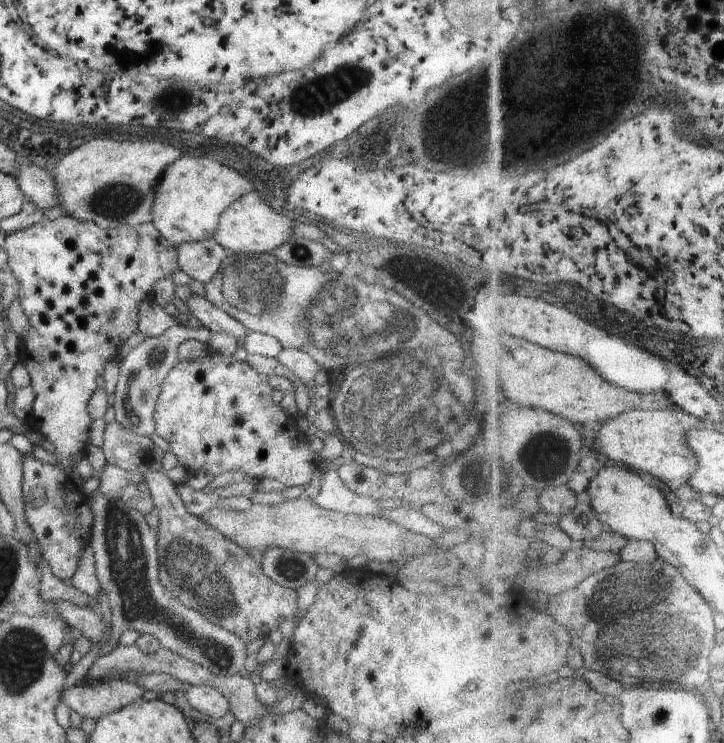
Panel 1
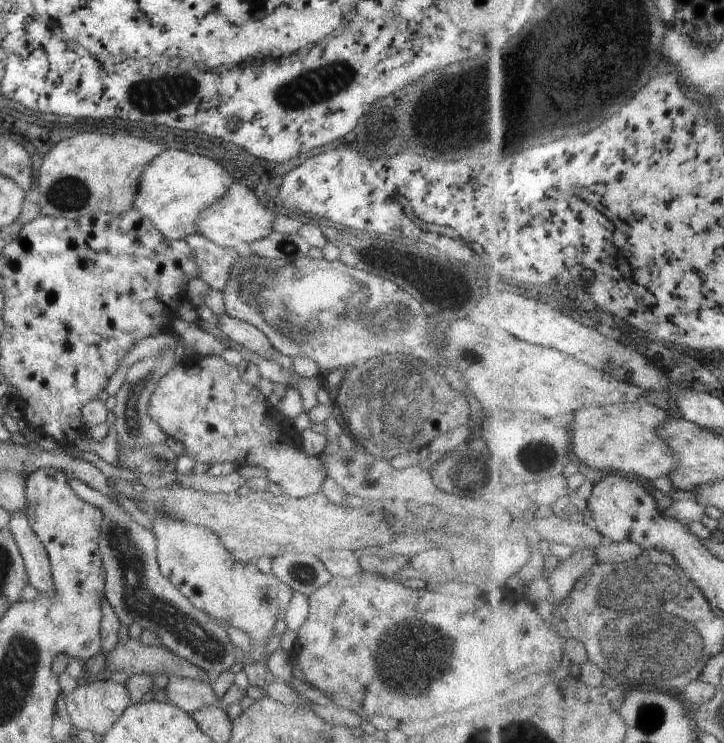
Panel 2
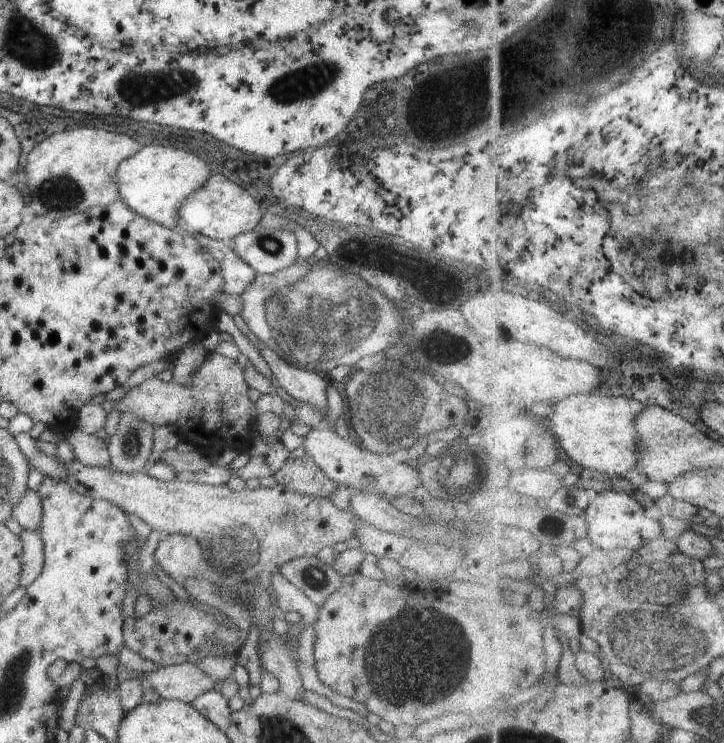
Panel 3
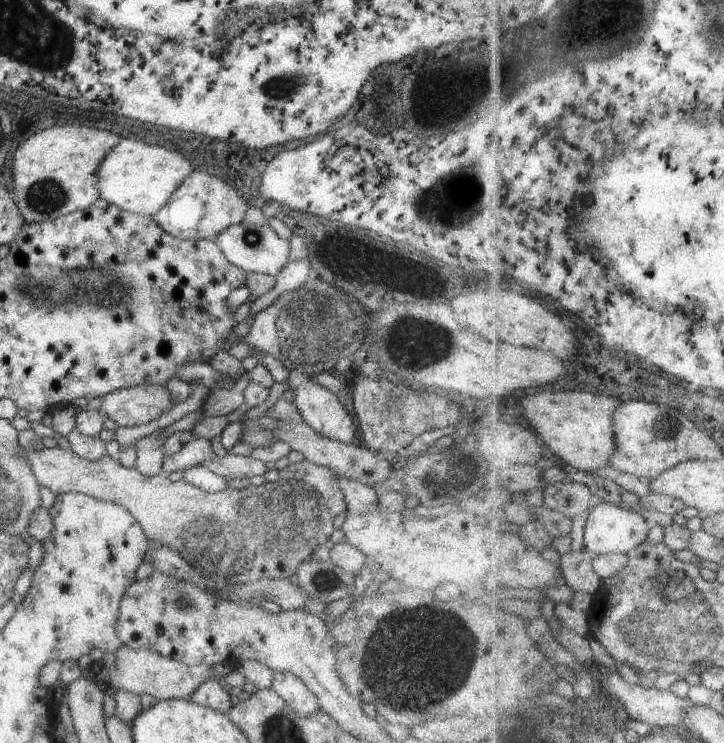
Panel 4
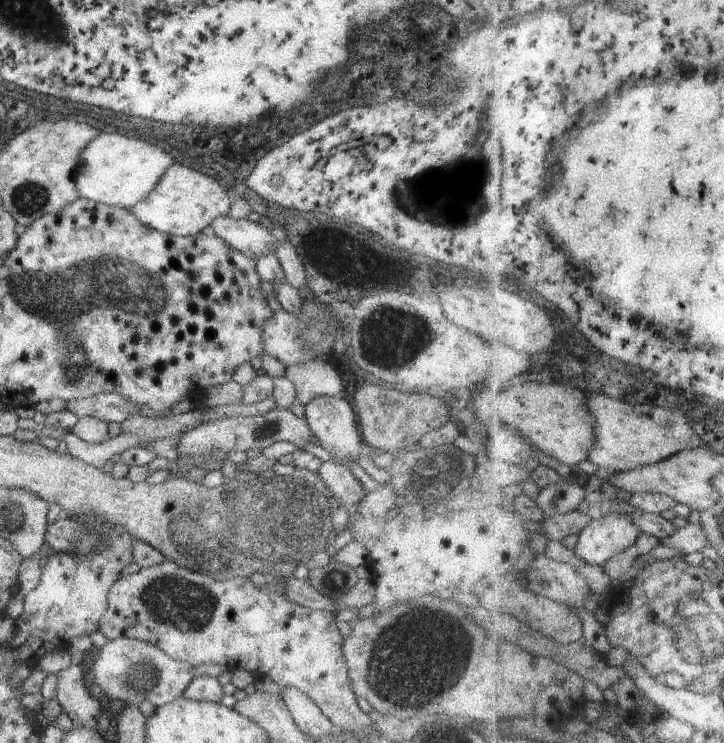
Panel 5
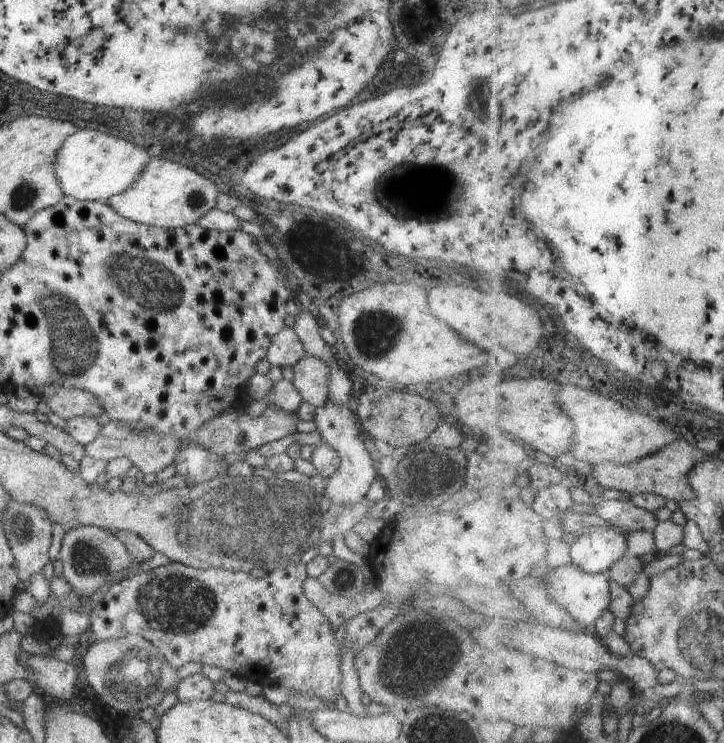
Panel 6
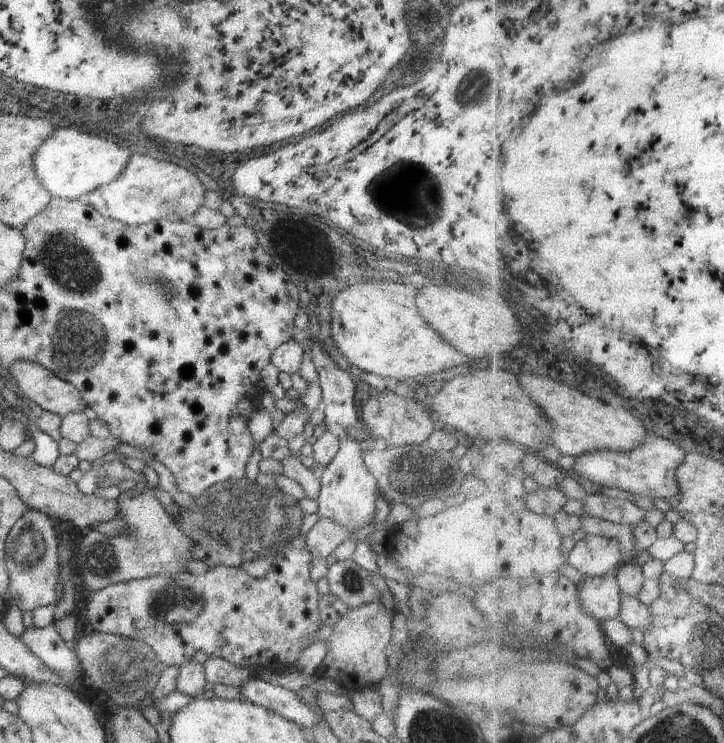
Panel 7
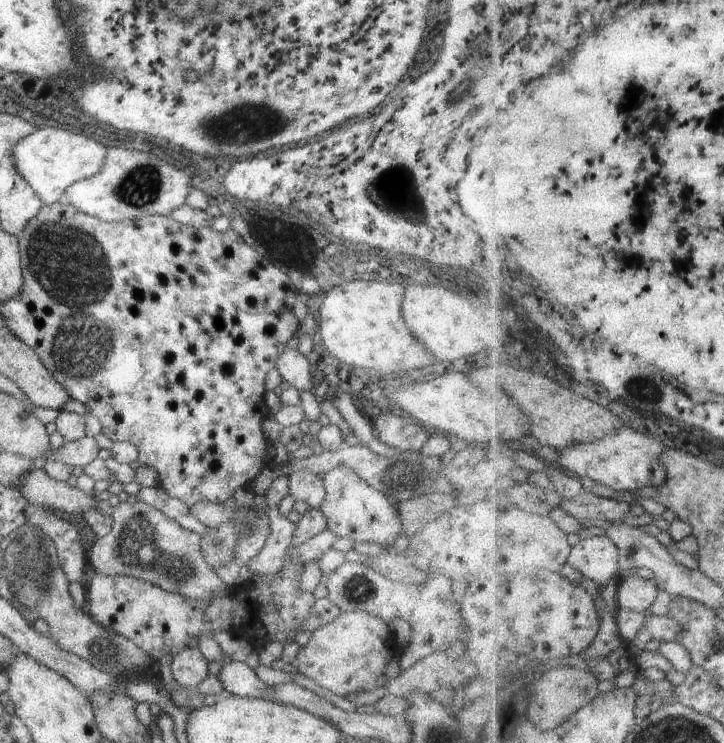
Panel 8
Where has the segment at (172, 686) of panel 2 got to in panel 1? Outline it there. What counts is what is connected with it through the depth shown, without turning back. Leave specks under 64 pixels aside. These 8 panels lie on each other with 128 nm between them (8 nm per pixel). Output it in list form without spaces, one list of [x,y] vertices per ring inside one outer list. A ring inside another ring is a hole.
[[[192,685],[181,693],[180,704],[188,713],[196,713],[211,721],[226,716],[231,711],[228,700],[214,688]]]

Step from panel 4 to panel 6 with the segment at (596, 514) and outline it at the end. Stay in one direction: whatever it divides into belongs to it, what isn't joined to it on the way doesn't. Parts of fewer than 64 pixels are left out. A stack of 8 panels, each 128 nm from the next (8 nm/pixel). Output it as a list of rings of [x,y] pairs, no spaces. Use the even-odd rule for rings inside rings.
[[[601,525],[594,532],[587,532],[579,536],[579,539],[573,544],[572,564],[592,574],[606,573],[612,566],[615,567],[628,552],[629,544],[627,536],[622,534],[616,527]]]

